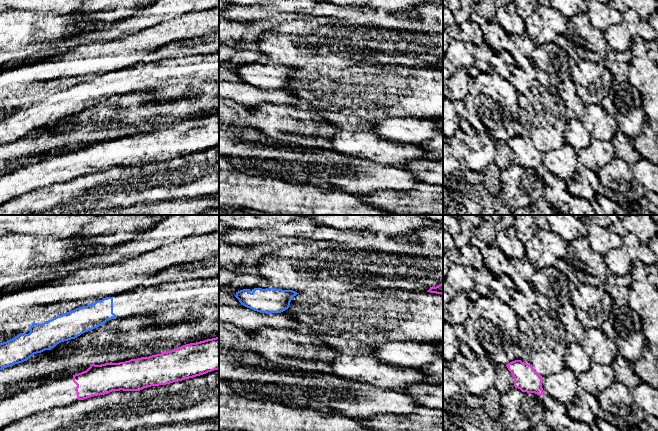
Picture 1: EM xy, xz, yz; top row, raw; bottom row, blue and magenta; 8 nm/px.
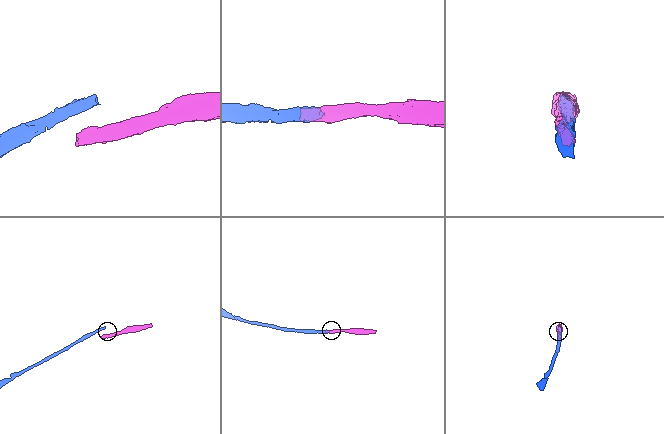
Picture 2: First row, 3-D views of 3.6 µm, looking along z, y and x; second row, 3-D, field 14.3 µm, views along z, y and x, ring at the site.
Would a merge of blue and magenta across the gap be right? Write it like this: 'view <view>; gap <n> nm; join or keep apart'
view xy; gap 240 nm; keep apart

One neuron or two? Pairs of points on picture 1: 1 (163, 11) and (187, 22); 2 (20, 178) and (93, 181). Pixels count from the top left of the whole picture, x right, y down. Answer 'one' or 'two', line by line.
1: two
2: two

